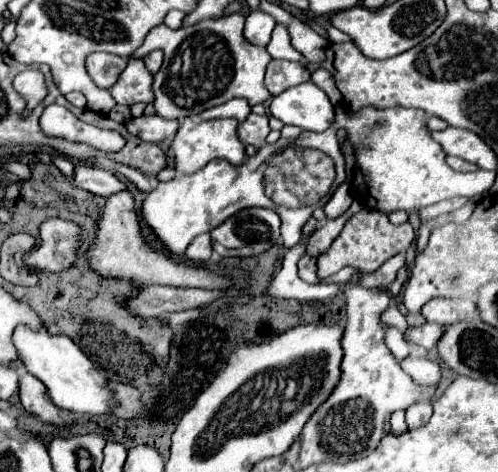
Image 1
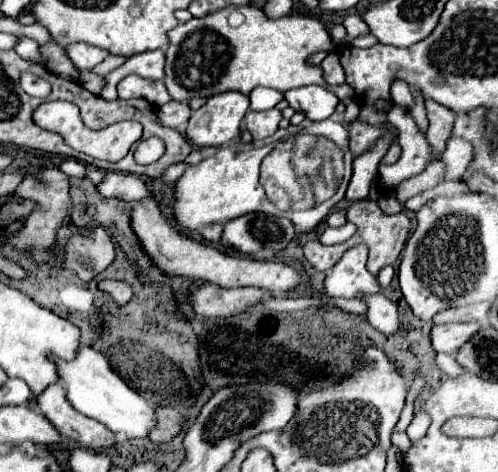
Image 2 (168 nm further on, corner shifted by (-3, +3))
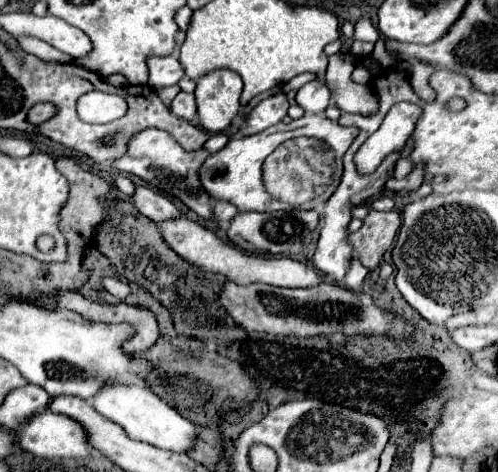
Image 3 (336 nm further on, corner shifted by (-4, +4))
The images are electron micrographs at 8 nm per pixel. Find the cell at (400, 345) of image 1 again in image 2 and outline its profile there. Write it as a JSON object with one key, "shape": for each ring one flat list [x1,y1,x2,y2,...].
{"shape":[[360,294,358,296,362,302,366,302,368,306,368,320,370,324,384,332,384,334,392,334,398,330,398,312,396,312,396,306,394,302,390,302,386,296,382,294]]}

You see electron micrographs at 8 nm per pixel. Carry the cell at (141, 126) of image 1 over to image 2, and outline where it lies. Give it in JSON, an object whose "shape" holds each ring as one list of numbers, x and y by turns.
{"shape":[[170,100,168,104,156,108,158,116,160,116,160,122,164,126,170,126,170,128,176,128,180,132,184,132,188,120,190,120,190,114,192,114,192,108,188,106,188,102,178,102,178,100]]}

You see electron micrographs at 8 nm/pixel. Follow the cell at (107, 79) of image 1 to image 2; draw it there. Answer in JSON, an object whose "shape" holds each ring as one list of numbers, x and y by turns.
{"shape":[[86,42,68,44,66,54,74,62,74,66,76,68,82,68,82,70,94,68,98,62,102,62,108,56,108,52,102,52,102,48,96,48,96,46,86,44]]}

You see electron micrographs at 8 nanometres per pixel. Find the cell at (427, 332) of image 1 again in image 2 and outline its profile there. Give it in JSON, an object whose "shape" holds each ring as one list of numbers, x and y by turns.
{"shape":[[478,322,434,326,432,328,432,346,434,346,436,352,456,354,480,330,482,330,482,326]]}

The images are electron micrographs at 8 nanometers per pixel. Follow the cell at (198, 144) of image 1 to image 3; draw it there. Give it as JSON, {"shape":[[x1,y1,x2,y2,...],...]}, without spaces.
{"shape":[[211,71,203,79,199,79,197,89,195,89,199,125,207,133,223,133,225,129,229,129,231,121,241,109,241,101,239,101,241,91,243,91,243,81,233,71]]}

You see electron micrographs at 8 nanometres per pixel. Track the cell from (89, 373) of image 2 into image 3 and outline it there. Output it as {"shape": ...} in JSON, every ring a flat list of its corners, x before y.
{"shape":[[123,381,103,383,101,389,97,391,97,395,93,397,93,409,99,415,107,417,109,421,121,425,125,429,125,433,129,435,129,439,151,443,159,449,179,451,179,453,185,453,187,449,193,447,197,427,189,419,181,417,165,401,161,401,155,393,151,393,149,389,145,389,141,385,123,383]]}

